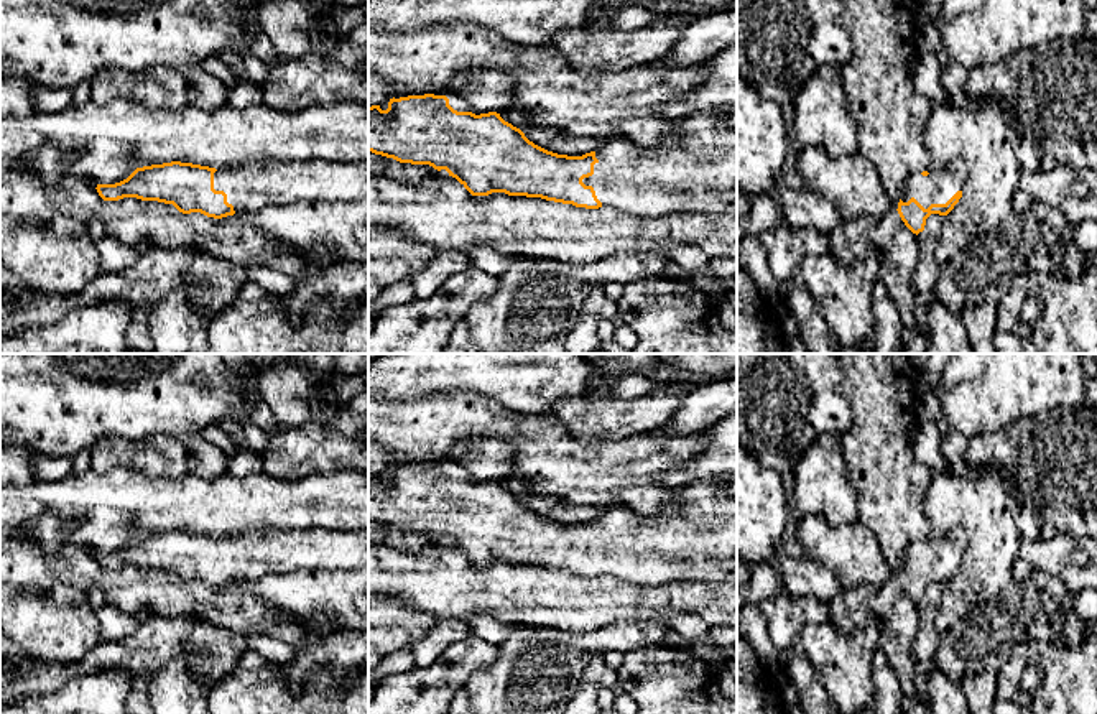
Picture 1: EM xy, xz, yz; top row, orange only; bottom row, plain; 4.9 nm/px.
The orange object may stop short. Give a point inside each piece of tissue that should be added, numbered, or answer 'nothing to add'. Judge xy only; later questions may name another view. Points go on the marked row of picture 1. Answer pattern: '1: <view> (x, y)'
1: xy (250, 188)

